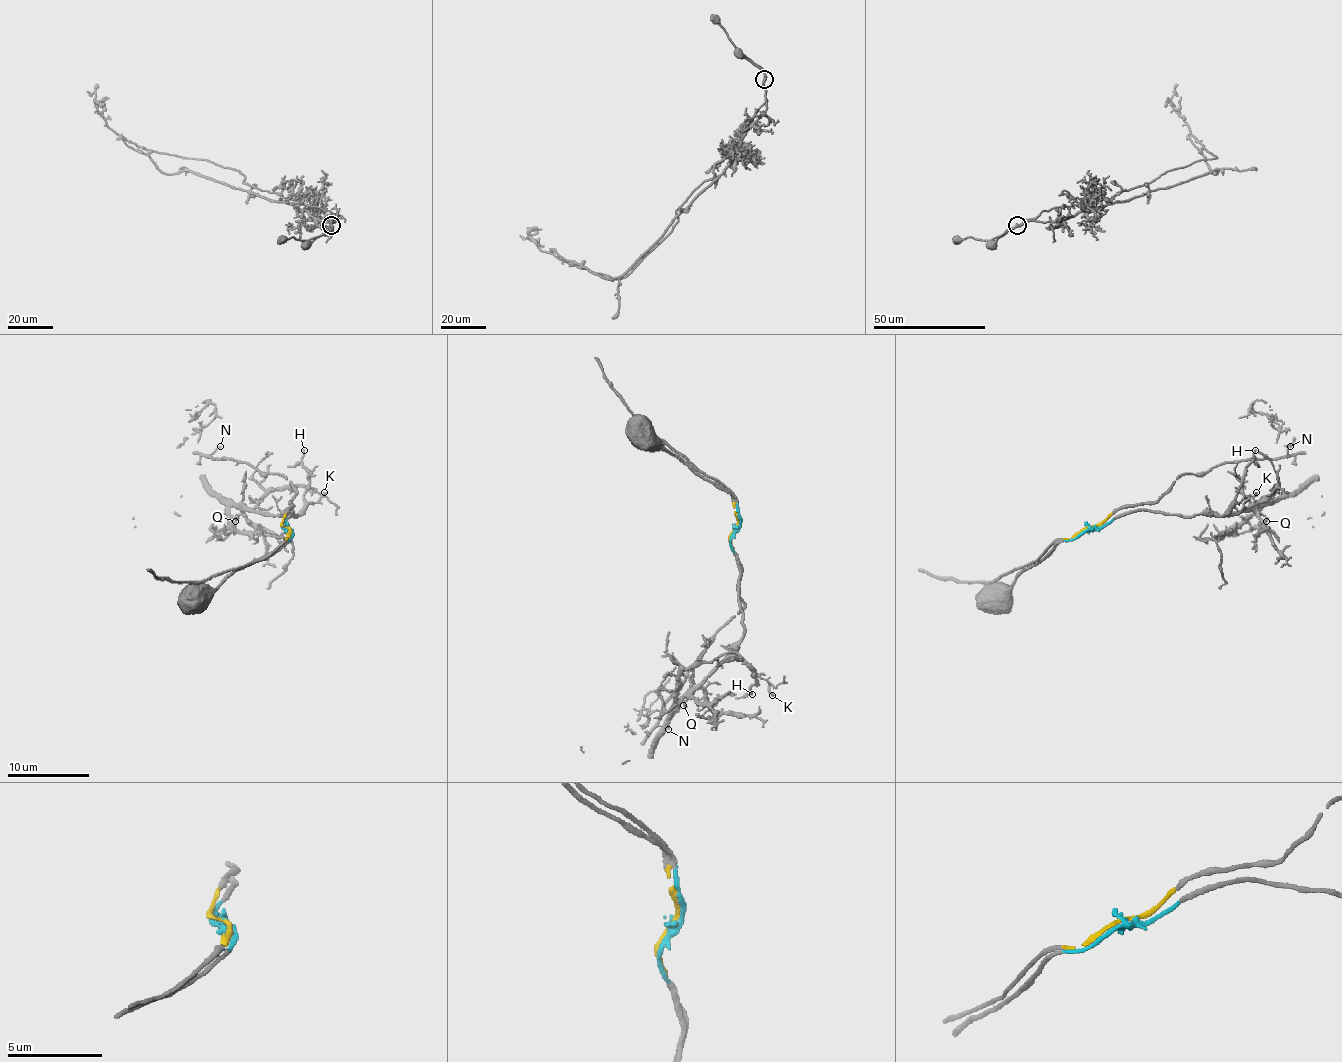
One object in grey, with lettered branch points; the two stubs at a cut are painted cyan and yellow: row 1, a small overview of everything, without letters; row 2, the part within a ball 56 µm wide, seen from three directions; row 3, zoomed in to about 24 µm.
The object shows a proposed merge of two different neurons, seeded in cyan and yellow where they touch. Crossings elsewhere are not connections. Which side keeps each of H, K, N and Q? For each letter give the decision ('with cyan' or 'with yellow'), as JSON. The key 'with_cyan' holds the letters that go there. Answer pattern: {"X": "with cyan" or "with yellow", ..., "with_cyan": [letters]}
{"H": "with cyan", "K": "with cyan", "N": "with yellow", "Q": "with cyan", "with_cyan": ["H", "K", "Q"]}

